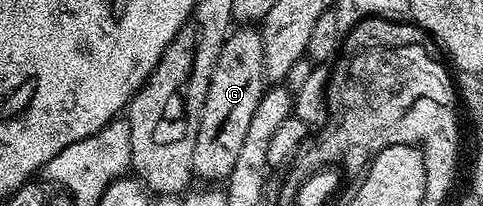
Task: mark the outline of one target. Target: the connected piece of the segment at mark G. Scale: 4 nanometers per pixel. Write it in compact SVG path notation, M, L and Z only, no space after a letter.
M243 26L232 31L215 63L199 119L197 142L193 146L191 170L196 177L226 178L231 175L237 162L237 153L241 151L241 142L245 142L245 133L253 119L253 110L257 110L257 102L264 94L263 37L253 29Z

